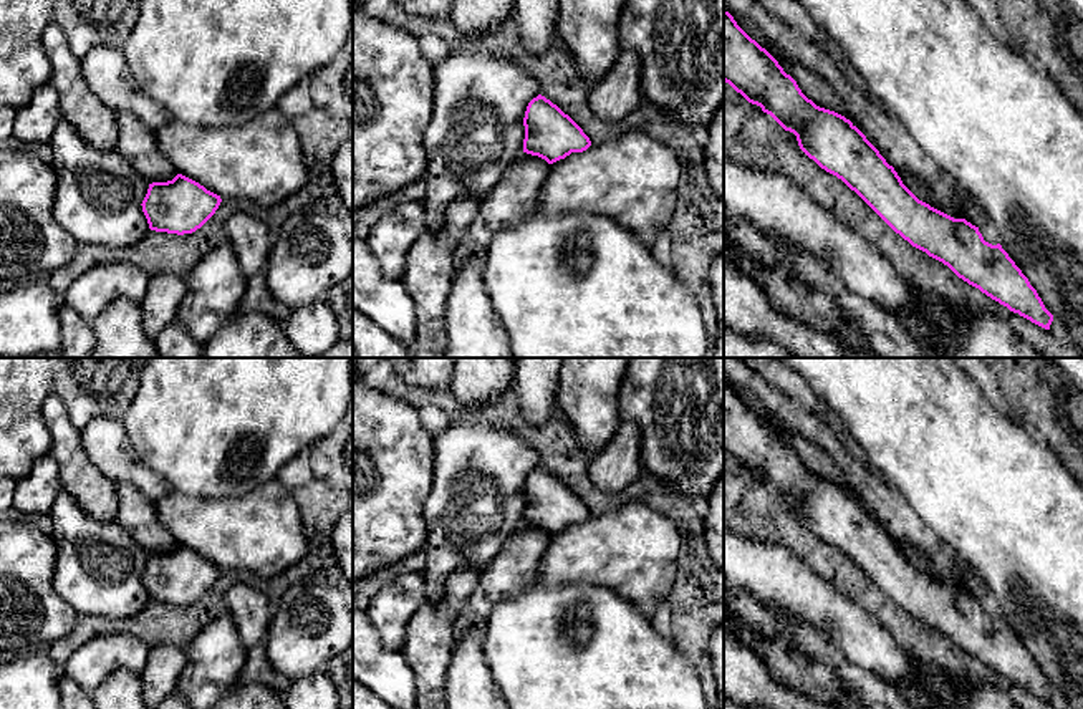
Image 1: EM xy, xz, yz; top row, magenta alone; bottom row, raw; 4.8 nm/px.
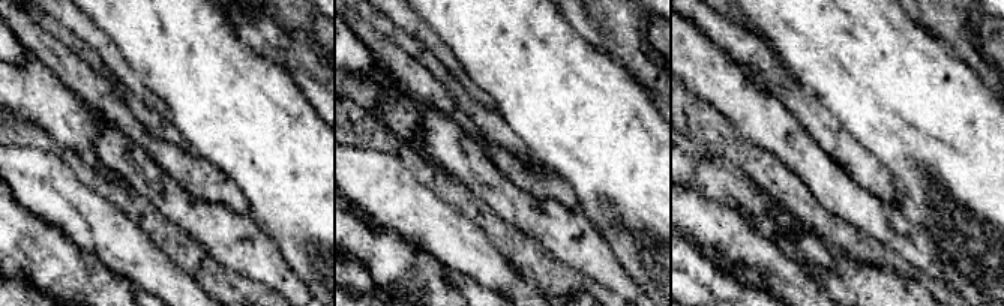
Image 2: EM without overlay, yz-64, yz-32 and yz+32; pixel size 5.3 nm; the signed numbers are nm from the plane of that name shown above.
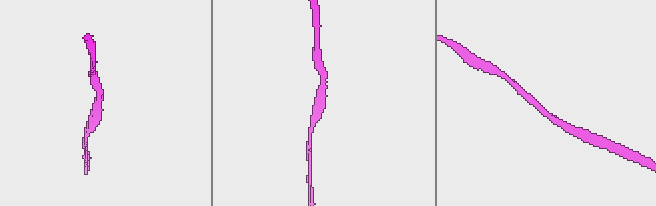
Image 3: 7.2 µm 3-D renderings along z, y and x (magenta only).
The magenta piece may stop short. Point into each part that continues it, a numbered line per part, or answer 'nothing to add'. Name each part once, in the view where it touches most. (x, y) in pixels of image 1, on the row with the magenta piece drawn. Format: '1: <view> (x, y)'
nothing to add

